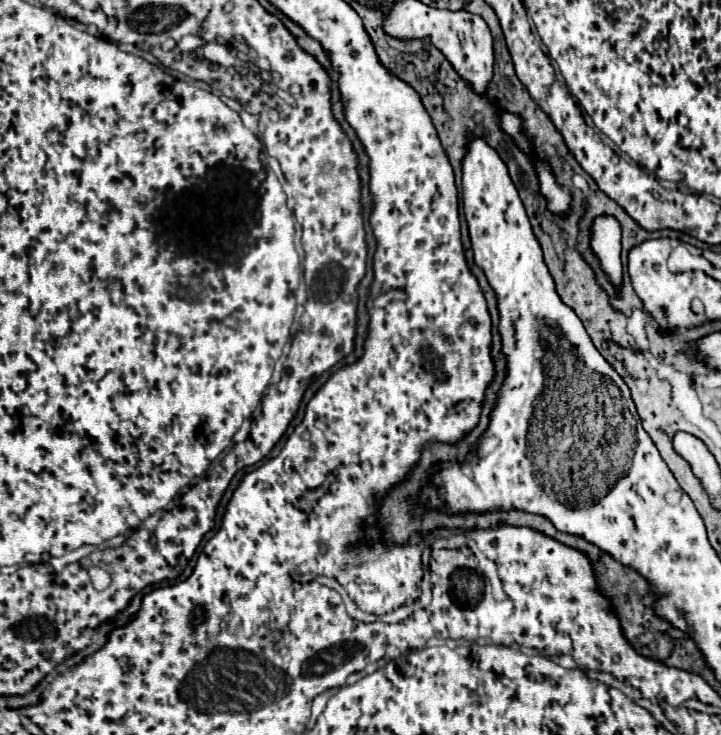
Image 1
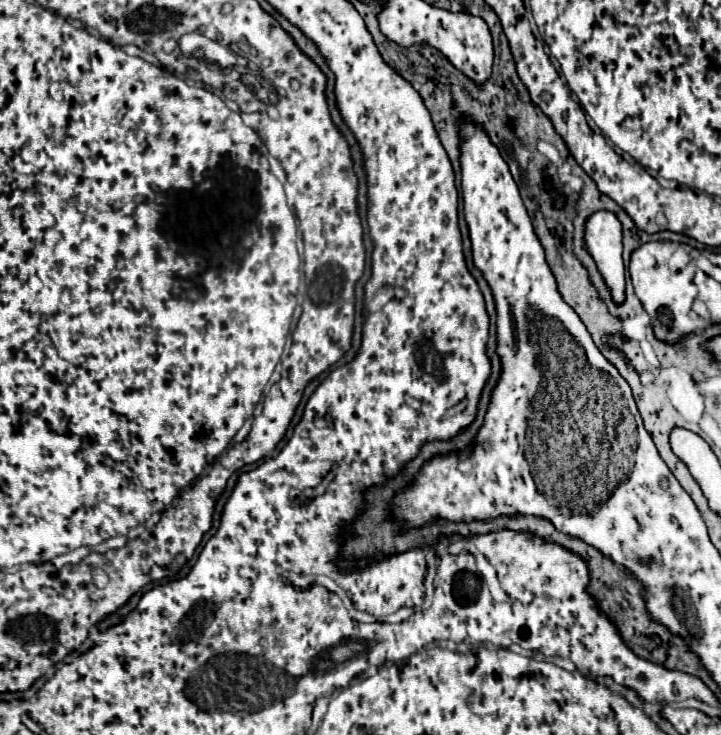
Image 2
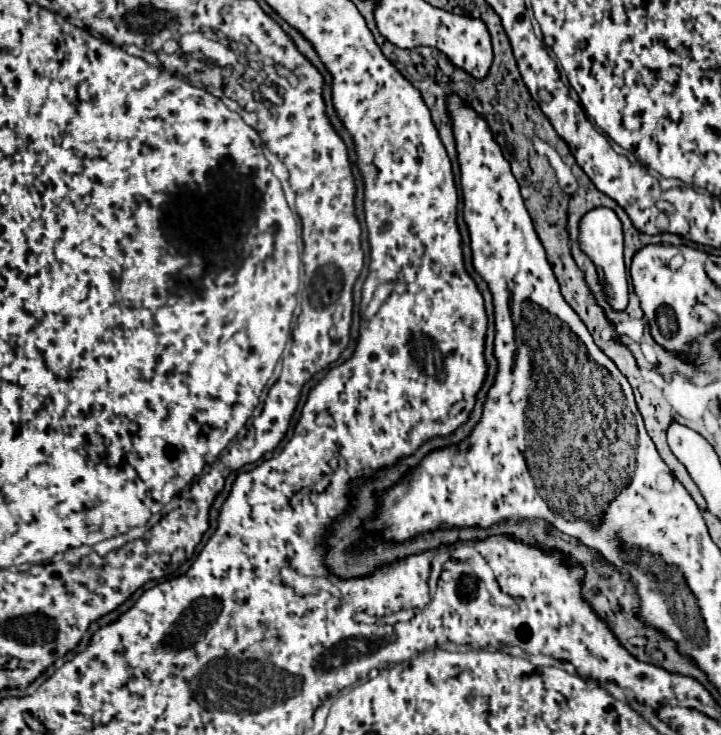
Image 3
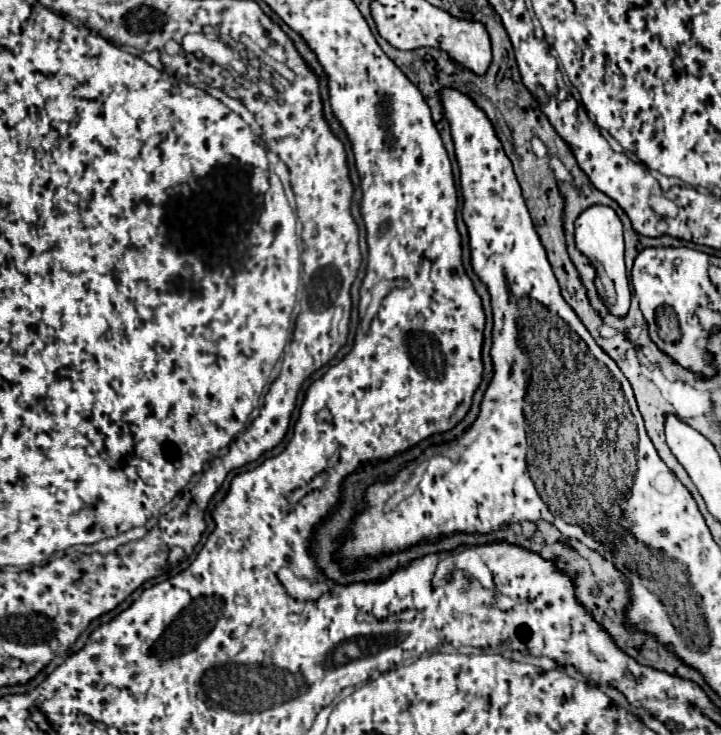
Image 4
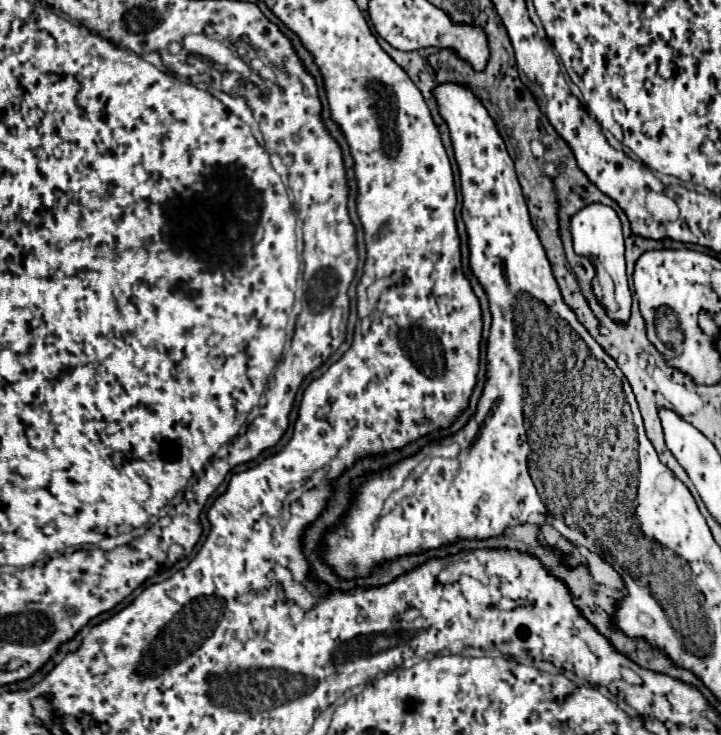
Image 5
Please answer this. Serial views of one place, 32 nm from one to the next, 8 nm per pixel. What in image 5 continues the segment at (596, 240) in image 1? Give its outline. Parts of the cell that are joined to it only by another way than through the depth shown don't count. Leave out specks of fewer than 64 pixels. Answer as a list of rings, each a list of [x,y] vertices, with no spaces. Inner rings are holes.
[[[596,202],[586,204],[570,218],[570,232],[572,232],[572,246],[576,254],[582,254],[582,256],[586,254],[586,258],[590,258],[592,264],[606,264],[606,272],[614,280],[614,300],[616,300],[616,310],[606,310],[606,314],[616,324],[626,324],[630,320],[632,296],[630,296],[630,288],[626,280],[622,226],[616,212],[604,204],[596,204]]]

